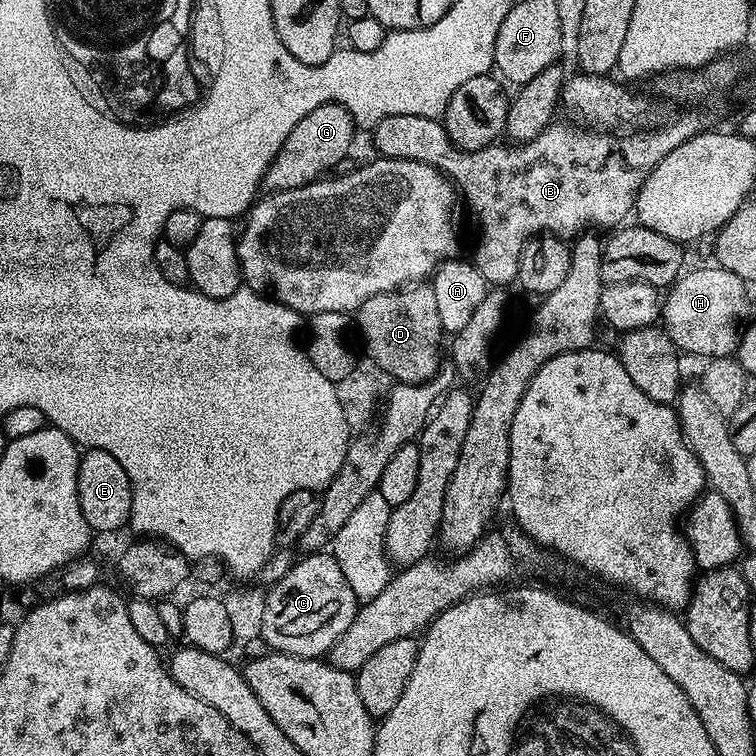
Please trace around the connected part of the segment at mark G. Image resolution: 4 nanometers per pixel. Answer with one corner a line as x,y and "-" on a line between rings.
323,104
318,106
318,110
310,110
310,114
306,114
306,118
302,118
298,126
290,130
286,142
282,142
282,150
278,150
274,162
266,170
263,187
273,193
316,183
325,174
331,173
335,164
347,158
356,135
356,123
341,104

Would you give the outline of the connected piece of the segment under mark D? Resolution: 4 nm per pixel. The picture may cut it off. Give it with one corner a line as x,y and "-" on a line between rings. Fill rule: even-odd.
421,282
415,286
409,286
407,288
401,288
394,292
380,292
374,298
370,298
366,302
362,302
362,306
357,308
354,313
354,320
360,323
360,332
364,335
364,348
366,350
367,358
373,359
383,370
386,370
393,381
401,384
425,384
427,380
432,379
441,371
440,368
440,339
446,336
443,328
441,328
438,322
438,306
434,299
434,290
427,283

